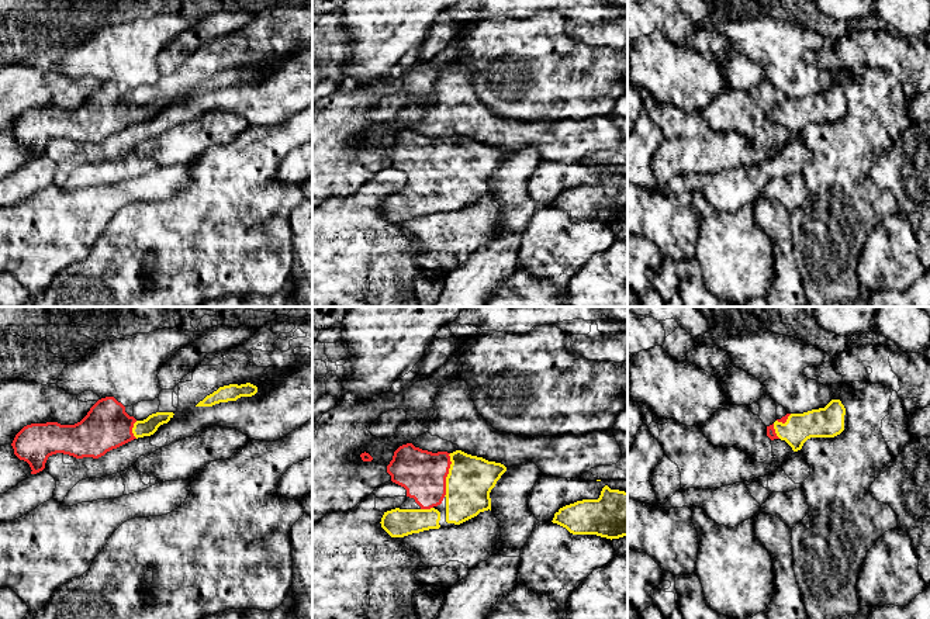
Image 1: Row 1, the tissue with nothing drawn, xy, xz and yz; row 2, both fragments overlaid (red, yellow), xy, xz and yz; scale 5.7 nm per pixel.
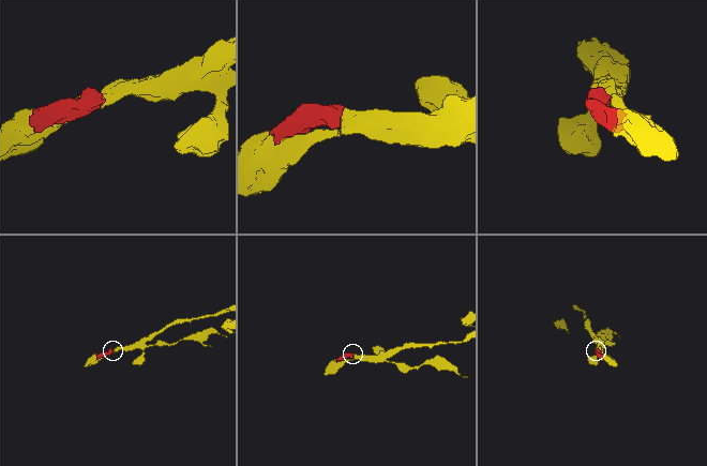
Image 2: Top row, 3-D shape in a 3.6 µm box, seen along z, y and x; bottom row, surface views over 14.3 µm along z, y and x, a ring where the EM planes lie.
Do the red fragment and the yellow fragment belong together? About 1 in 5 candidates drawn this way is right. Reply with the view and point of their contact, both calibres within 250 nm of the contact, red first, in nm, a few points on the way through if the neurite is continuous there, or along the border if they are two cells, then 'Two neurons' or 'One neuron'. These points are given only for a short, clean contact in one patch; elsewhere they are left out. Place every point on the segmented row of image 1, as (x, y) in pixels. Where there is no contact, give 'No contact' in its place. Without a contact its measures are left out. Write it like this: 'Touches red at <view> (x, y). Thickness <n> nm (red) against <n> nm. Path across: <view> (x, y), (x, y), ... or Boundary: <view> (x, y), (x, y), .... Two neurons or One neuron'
Touches red at xz (448, 473). Thickness 260 nm (red) against 260 nm. One neuron

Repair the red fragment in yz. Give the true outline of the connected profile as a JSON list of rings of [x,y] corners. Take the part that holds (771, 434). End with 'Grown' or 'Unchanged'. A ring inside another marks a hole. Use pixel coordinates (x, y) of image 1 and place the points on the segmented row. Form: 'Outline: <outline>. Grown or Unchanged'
Outline: [[[832,400],[824,408],[803,414],[786,414],[767,426],[767,436],[785,440],[794,452],[802,449],[810,438],[834,438],[844,430],[846,408],[840,400]]]. Grown

